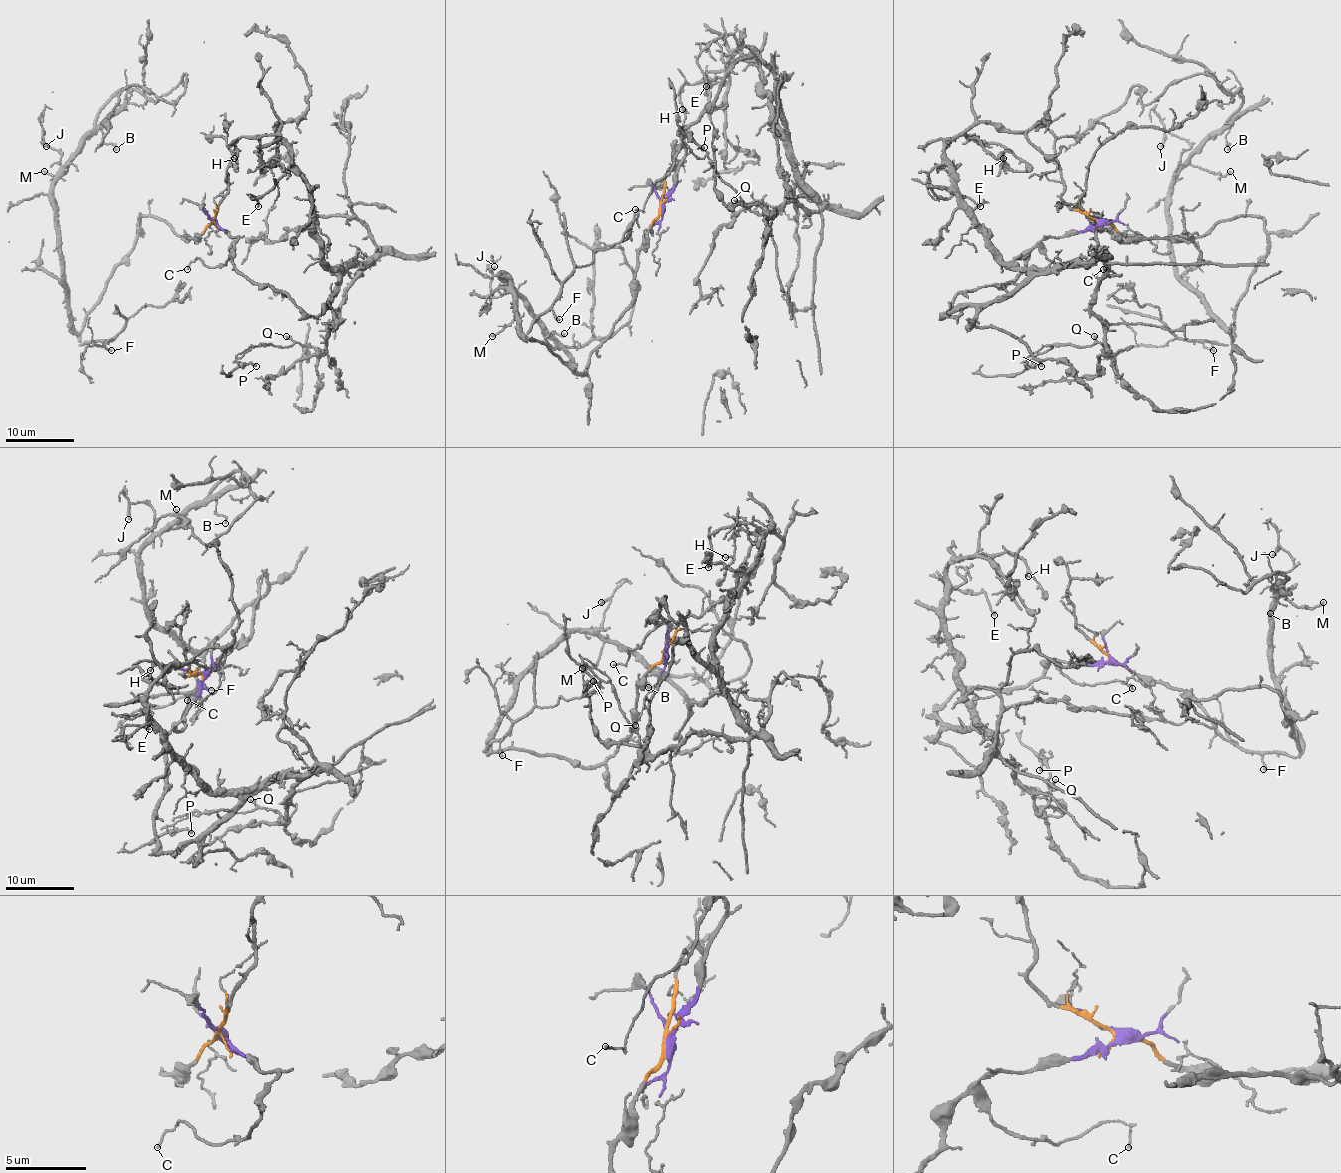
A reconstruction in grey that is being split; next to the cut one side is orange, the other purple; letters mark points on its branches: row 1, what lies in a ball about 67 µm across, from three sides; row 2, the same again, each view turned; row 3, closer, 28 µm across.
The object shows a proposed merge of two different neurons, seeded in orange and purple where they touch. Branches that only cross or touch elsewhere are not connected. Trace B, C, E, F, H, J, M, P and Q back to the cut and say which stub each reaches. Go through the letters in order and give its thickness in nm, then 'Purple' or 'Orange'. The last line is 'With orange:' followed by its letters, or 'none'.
B: Thickness 130 nm. Orange
C: Thickness 110 nm. Purple
E: Thickness 160 nm. Purple
F: Thickness 150 nm. Orange
H: Thickness 130 nm. Purple
J: Thickness 80 nm. Orange
M: Thickness 170 nm. Orange
P: Thickness 190 nm. Purple
Q: Thickness 130 nm. Purple
With orange: B, F, J, M

